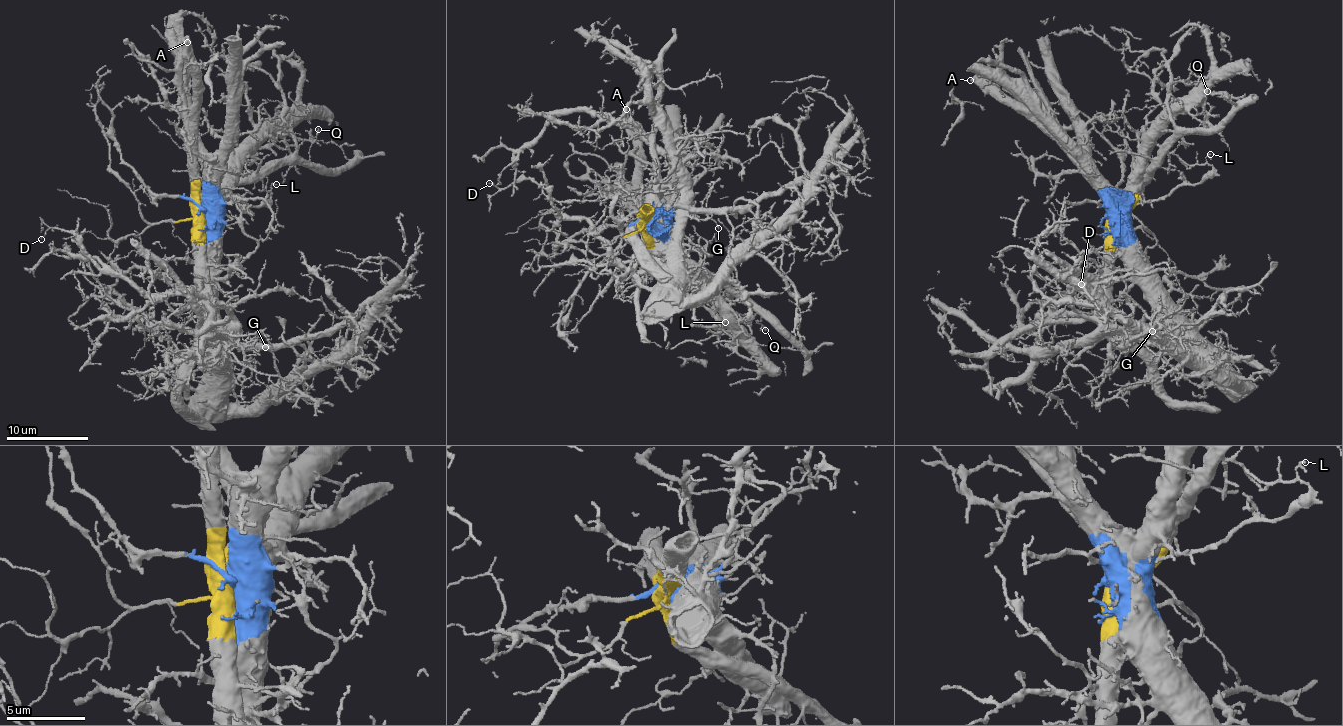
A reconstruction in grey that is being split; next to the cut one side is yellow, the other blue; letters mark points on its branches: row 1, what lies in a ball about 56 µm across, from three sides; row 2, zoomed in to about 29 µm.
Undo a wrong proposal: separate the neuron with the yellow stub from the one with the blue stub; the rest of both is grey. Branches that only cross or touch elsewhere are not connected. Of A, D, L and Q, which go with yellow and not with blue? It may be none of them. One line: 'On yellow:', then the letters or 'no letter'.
On yellow: A, D, L, Q

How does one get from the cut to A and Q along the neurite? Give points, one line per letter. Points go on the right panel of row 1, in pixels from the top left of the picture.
A: (1114, 218), (1112, 202), (1046, 132), (969, 80)
Q: (1114, 218), (1143, 189), (1176, 139), (1204, 130), (1208, 90)

